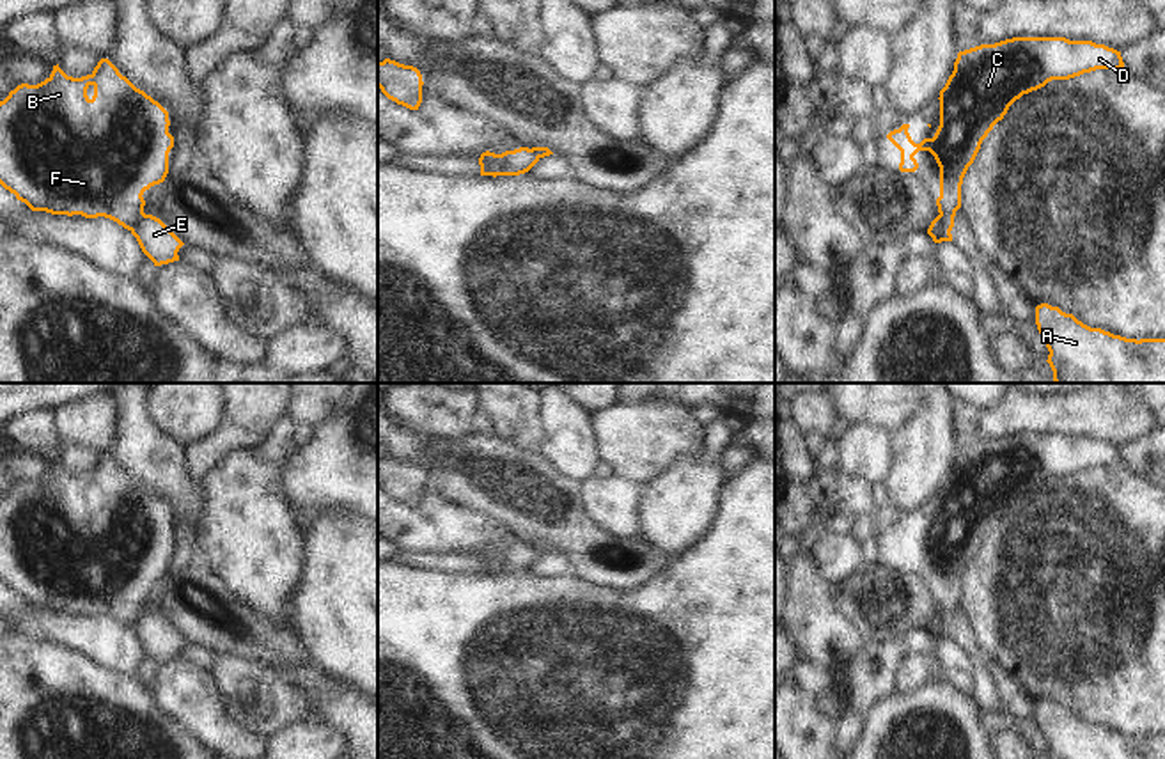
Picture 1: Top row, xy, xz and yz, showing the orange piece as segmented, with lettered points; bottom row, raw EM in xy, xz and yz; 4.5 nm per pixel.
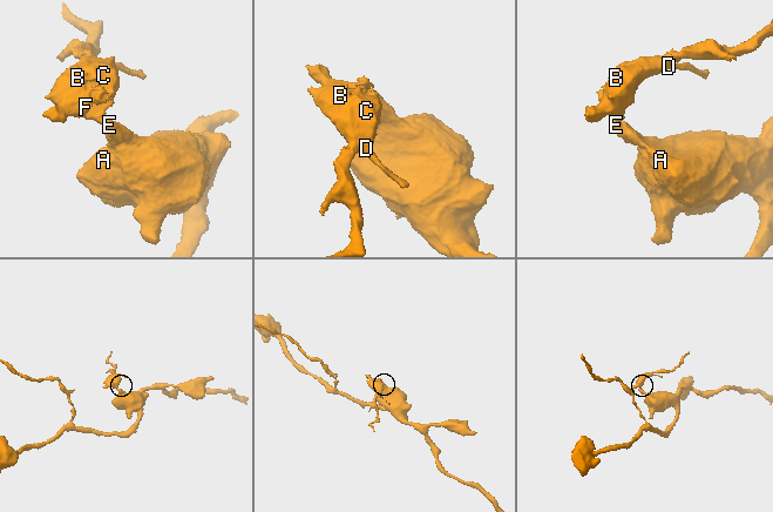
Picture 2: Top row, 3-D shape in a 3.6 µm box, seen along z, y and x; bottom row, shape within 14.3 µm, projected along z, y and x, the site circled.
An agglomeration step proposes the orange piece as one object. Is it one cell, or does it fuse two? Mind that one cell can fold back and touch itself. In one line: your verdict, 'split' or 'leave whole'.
split

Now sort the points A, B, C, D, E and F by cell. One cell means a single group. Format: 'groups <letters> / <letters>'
groups A E / B C D F

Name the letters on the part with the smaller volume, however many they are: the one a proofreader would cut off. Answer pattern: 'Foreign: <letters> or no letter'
Foreign: B, C, D, F

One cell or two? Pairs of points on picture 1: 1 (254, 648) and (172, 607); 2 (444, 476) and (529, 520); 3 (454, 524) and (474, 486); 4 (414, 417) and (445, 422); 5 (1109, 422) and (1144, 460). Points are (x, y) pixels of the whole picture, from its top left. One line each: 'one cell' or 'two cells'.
1: one cell
2: one cell
3: two cells
4: one cell
5: two cells

